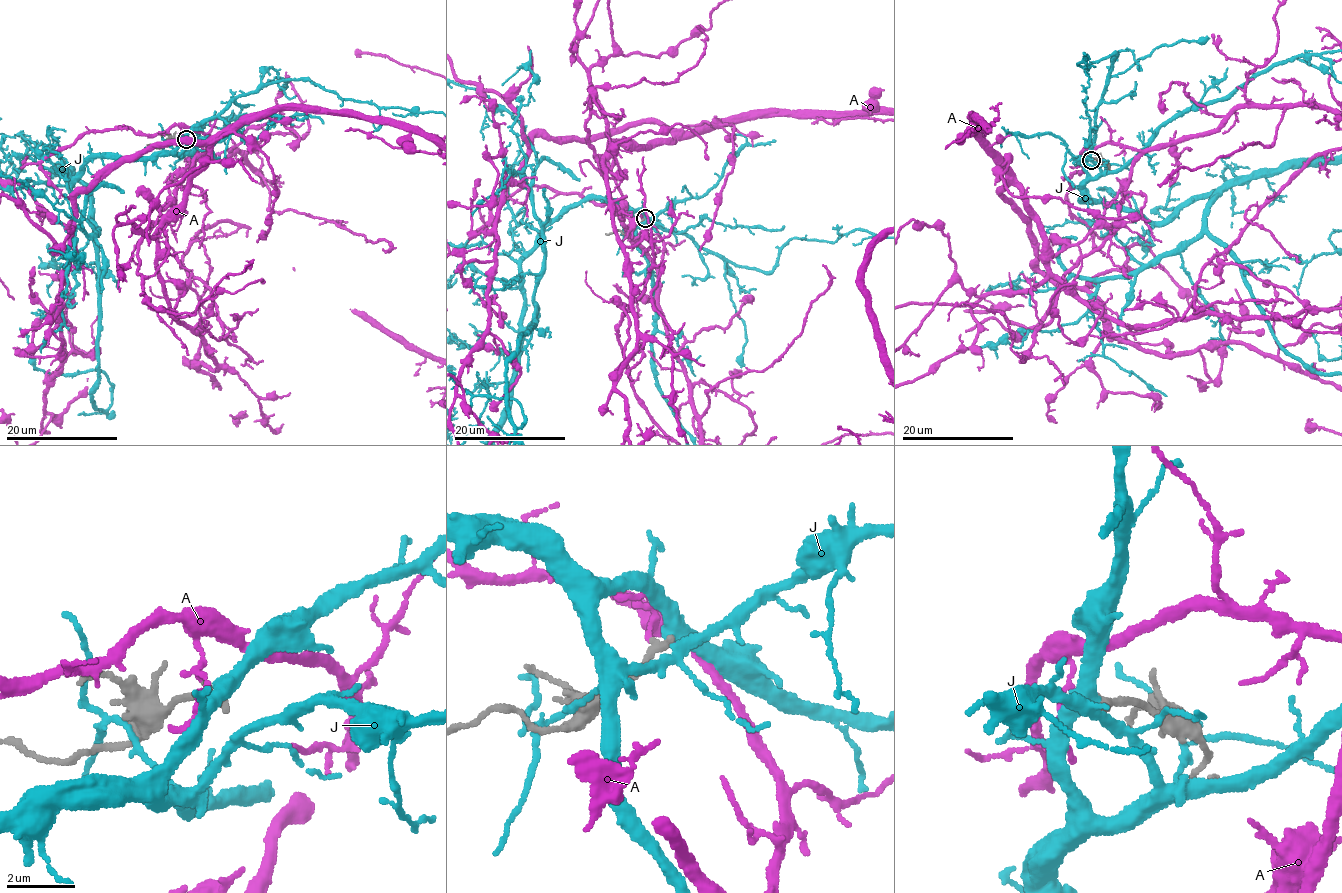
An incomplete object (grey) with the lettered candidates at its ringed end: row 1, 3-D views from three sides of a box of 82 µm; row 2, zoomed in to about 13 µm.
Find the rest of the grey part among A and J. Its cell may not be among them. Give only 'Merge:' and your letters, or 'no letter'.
Merge: no letter

